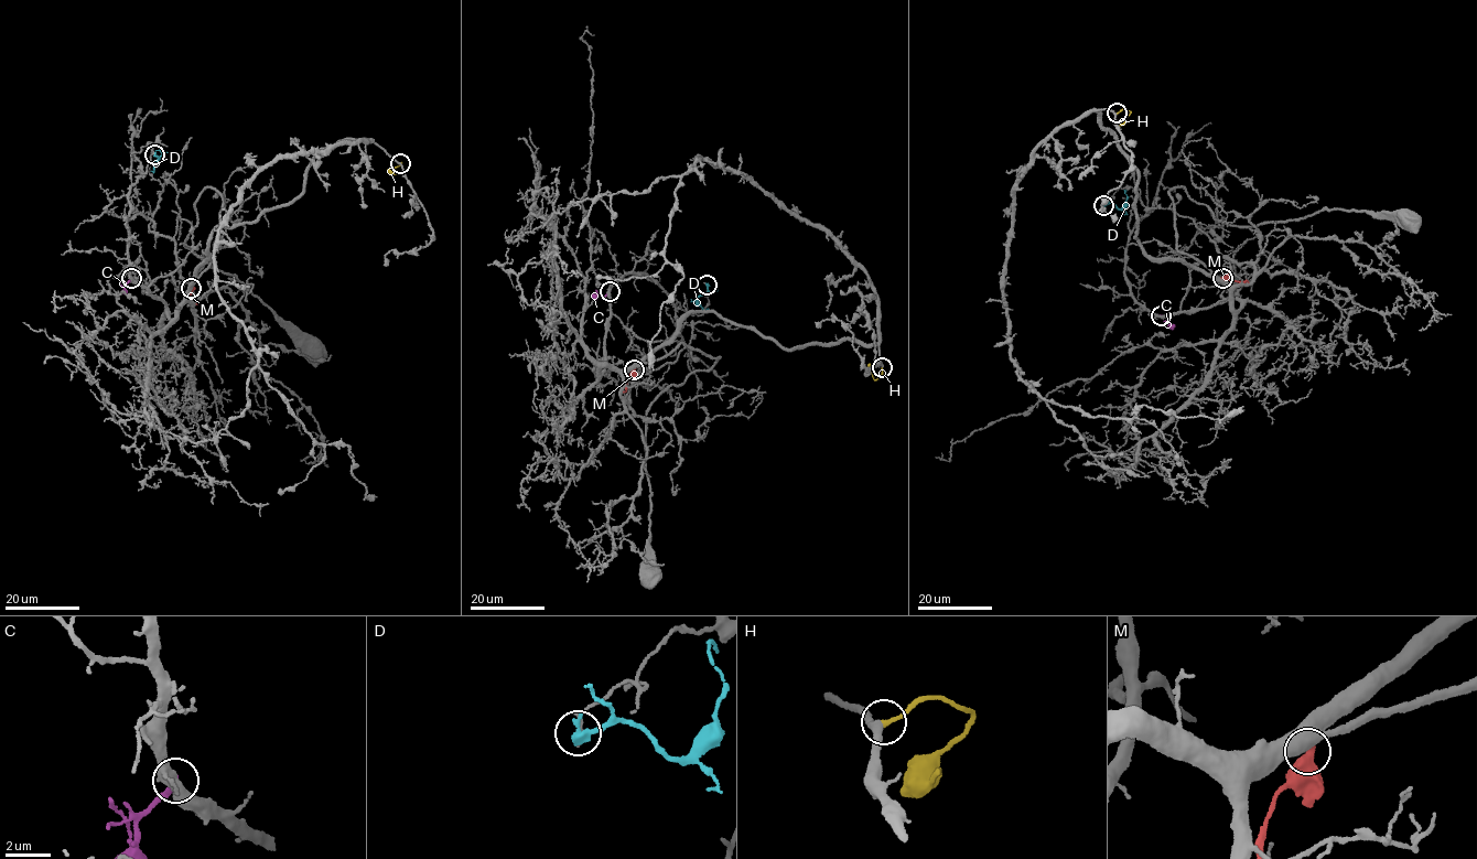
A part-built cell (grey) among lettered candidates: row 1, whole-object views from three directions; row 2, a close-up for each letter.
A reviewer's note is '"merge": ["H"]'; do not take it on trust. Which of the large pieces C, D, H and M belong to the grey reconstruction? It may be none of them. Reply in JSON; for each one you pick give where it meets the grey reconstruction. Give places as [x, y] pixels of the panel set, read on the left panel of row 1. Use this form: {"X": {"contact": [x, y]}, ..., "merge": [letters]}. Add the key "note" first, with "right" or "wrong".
{"note": "right", "H": {"contact": [400, 163]}, "merge": ["H"]}

